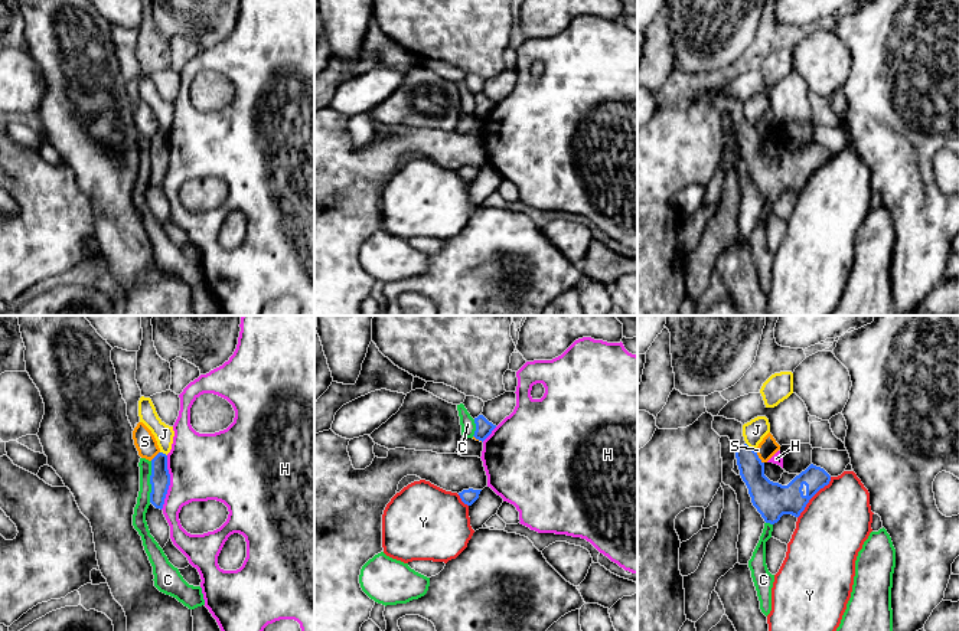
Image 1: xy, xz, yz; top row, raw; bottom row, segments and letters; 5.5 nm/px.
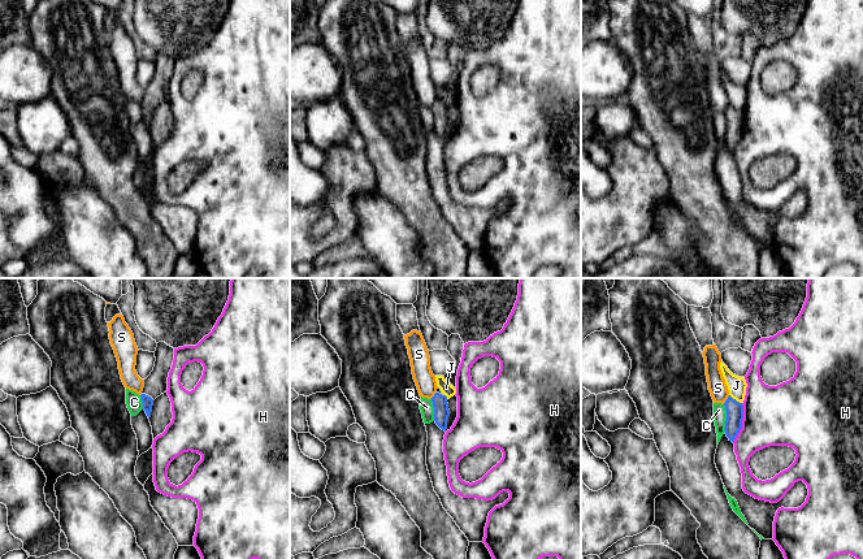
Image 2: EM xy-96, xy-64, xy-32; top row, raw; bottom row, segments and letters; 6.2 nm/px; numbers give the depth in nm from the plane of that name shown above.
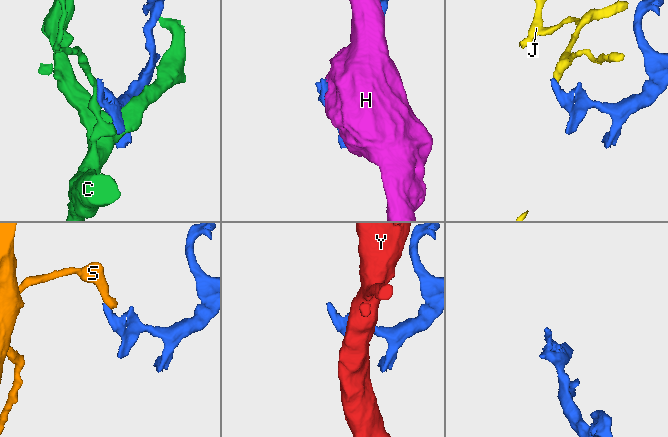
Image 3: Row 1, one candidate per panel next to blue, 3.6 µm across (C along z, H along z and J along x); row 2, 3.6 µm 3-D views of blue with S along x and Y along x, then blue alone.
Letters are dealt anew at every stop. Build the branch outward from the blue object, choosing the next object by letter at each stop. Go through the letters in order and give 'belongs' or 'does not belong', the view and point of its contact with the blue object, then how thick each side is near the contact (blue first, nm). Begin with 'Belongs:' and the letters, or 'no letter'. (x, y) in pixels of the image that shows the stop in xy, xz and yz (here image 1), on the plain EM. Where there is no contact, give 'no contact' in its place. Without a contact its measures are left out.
Belongs: no letter
C: does not belong; contact xy (150, 159); calibres 110 and 80 nm
H: does not belong; contact xy (169, 160); calibres 110 and 380 nm
J: does not belong; contact yz (749, 124); calibres 140 and 120 nm
S: does not belong; contact yz (757, 134); calibres 190 and 100 nm
Y: does not belong; contact yz (812, 173); calibres 200 and 380 nm

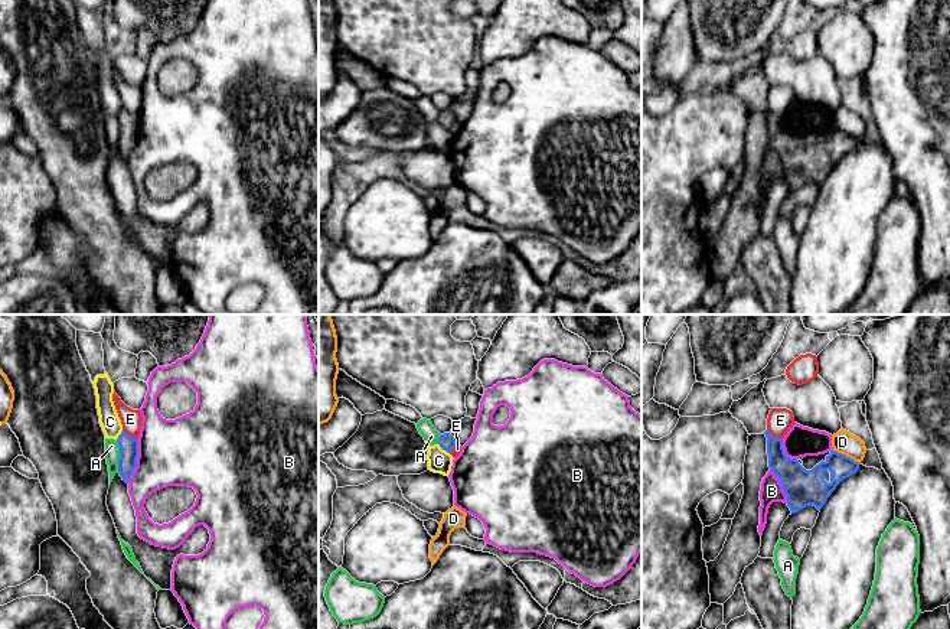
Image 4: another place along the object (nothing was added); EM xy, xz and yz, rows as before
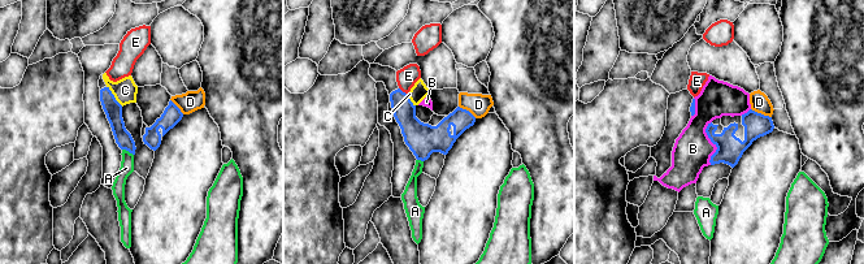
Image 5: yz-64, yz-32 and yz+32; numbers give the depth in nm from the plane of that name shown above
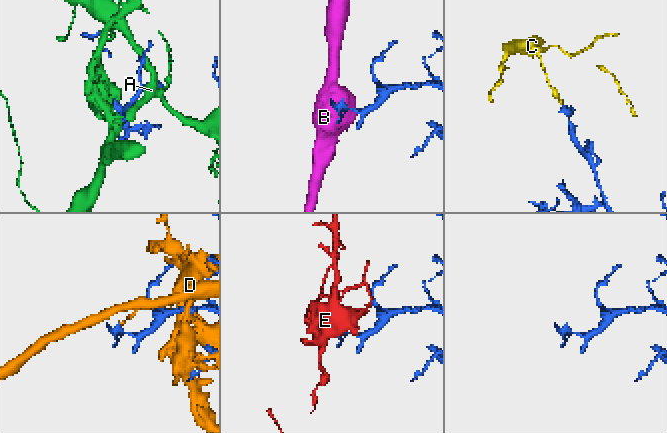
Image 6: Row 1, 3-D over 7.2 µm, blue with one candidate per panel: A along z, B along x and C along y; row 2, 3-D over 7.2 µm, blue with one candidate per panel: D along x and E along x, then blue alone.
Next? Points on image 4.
Belongs: no letter
A: does not belong; contact xy (120, 133); calibres 110 and 80 nm
B: does not belong; contact xy (136, 137); calibres 110 and 380 nm
C: does not belong; contact xz (443, 126); calibres 90 and 130 nm
D: does not belong; contact yz (846, 133); calibres 160 and 120 nm
E: does not belong; contact yz (773, 113); calibres 150 and 140 nm

